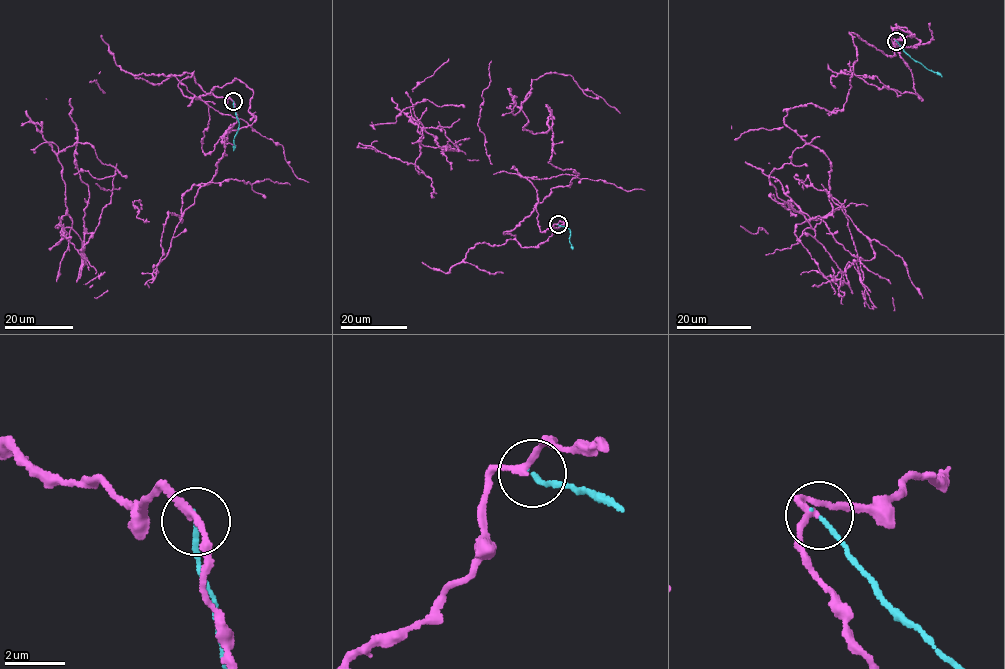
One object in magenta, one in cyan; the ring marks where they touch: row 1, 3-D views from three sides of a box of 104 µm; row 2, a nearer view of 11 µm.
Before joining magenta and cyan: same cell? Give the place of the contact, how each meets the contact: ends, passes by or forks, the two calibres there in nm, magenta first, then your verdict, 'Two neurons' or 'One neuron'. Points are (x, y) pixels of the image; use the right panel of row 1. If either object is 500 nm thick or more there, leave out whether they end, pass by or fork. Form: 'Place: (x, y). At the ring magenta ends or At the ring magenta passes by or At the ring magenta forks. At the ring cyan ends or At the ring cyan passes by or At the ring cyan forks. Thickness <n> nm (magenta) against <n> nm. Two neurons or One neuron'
Place: (896, 41). At the ring magenta passes by. At the ring cyan ends. Thickness 190 nm (magenta) against 130 nm. Two neurons

